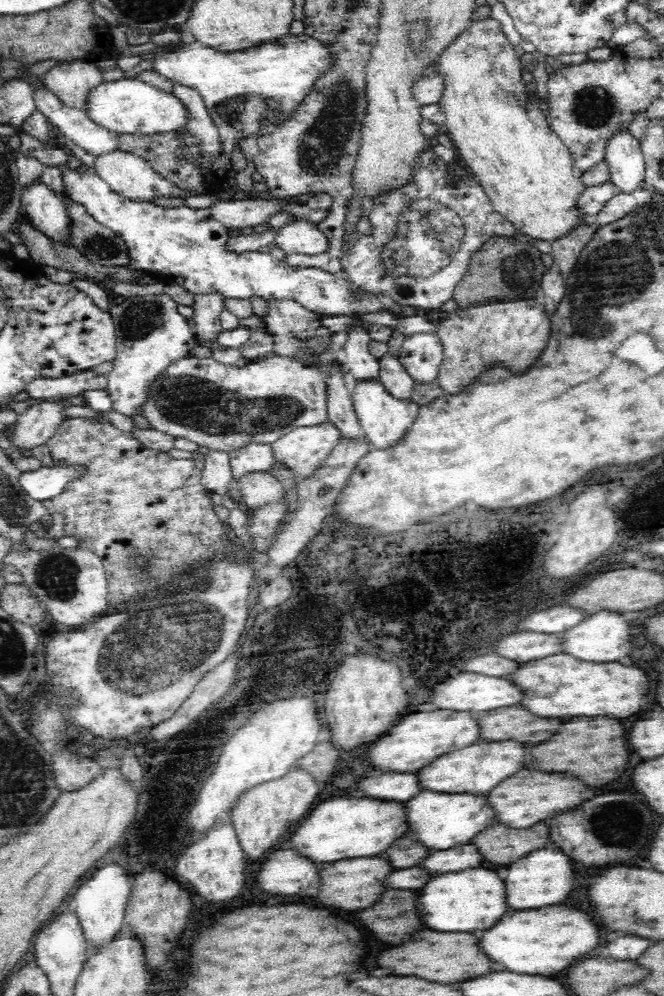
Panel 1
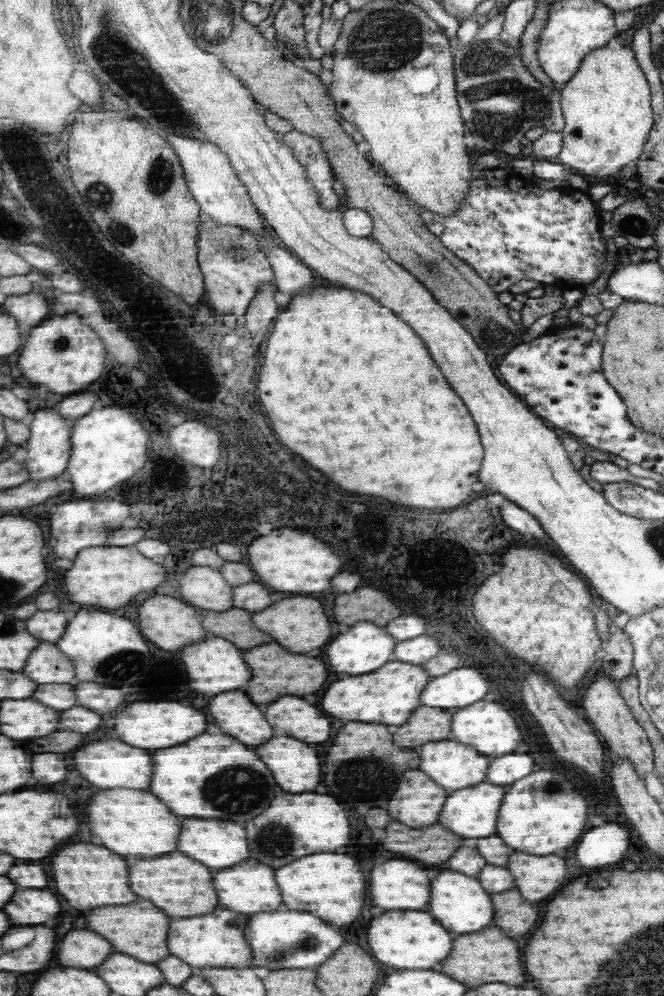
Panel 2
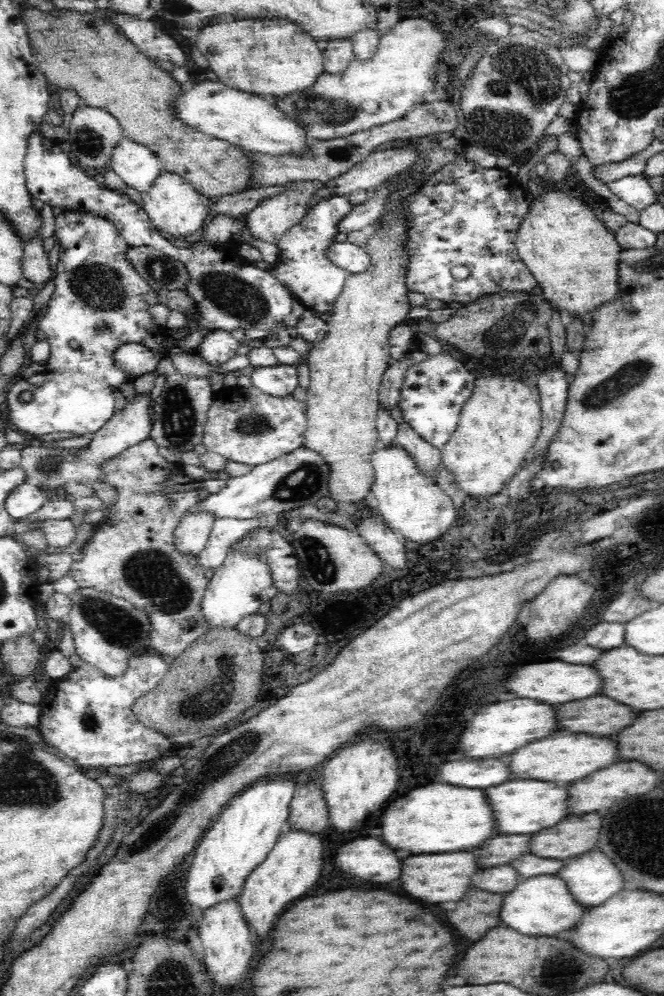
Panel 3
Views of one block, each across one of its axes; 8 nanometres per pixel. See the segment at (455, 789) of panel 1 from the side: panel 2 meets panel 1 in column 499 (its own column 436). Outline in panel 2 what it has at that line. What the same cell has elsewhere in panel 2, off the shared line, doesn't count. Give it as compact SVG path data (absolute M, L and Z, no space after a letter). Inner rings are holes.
M448 738L424 744L424 746L418 747L418 752L420 752L420 760L424 760L424 762L420 762L419 769L442 785L447 792L474 787L475 784L483 783L489 778L491 758L484 756L484 753L472 748L471 745L460 744L460 741Z

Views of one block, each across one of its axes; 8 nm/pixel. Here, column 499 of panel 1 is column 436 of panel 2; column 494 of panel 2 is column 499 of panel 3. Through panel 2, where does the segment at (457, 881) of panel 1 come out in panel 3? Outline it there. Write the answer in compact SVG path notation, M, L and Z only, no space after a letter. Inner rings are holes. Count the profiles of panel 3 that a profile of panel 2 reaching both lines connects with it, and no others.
M558 875L519 879L509 891L503 894L499 908L499 922L504 926L510 926L511 930L518 931L520 935L554 937L570 929L589 909L571 898L566 883L558 878Z

